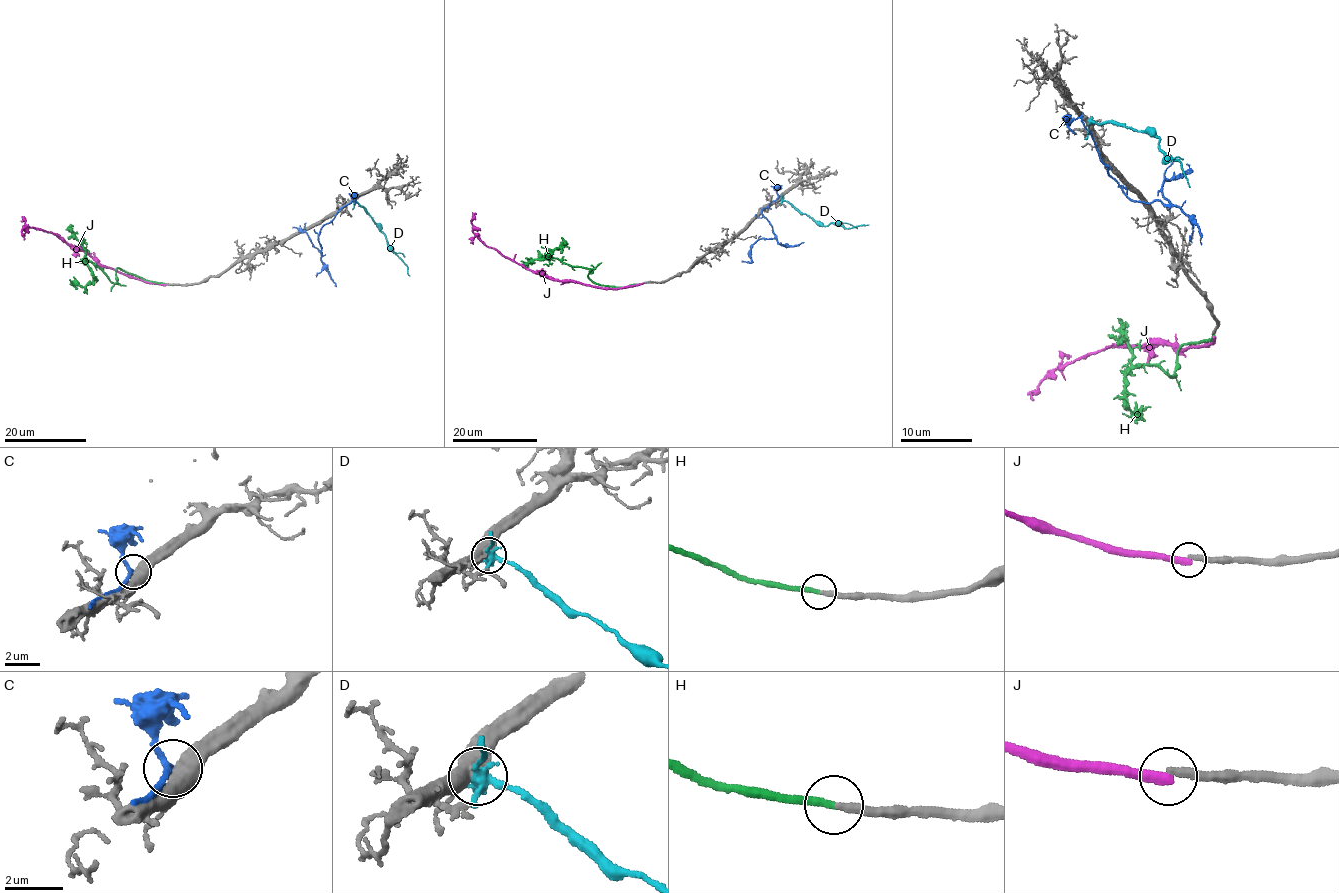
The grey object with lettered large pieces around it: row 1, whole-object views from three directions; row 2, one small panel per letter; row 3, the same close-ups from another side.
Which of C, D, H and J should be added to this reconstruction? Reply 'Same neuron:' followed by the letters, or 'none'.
Same neuron: H

